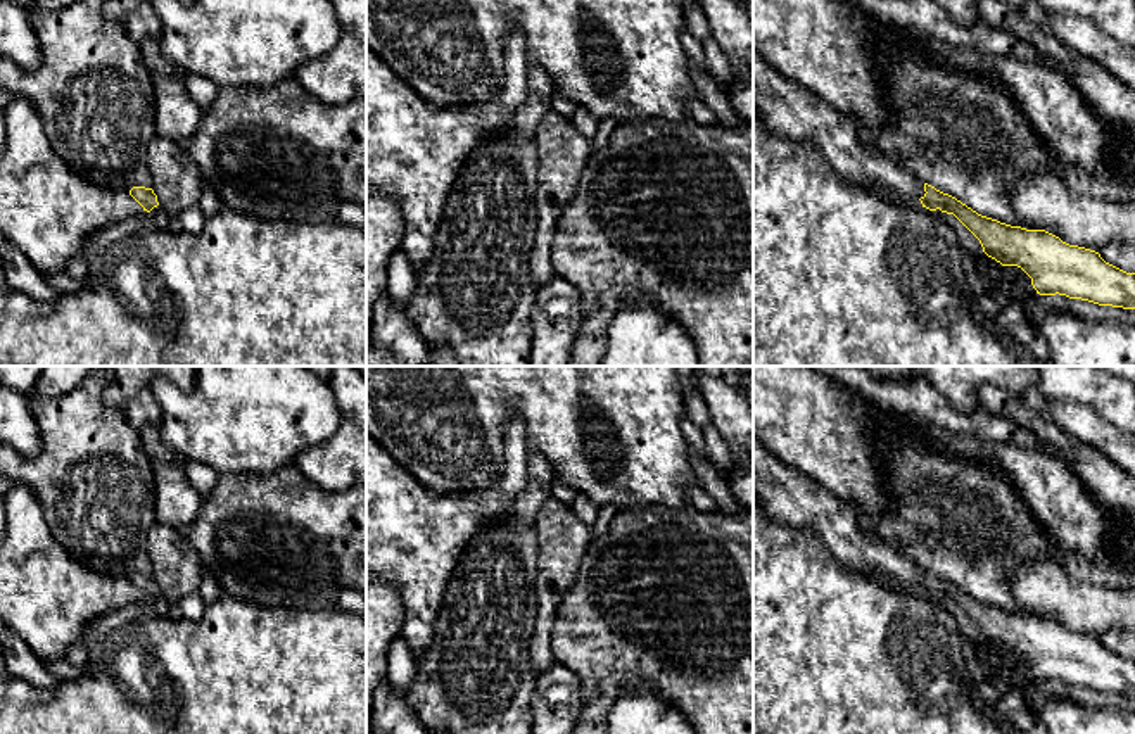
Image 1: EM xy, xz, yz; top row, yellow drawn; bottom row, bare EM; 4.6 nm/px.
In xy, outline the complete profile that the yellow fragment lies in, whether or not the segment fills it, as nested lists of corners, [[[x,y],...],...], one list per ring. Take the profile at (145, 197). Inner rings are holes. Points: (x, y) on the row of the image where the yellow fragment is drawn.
[[[133,187],[130,190],[130,195],[143,207],[143,211],[147,211],[154,223],[166,230],[168,223],[169,223],[169,216],[166,214],[166,211],[159,206],[157,202],[157,195],[154,193],[152,188],[145,188],[145,187]]]

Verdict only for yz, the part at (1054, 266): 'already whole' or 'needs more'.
needs more

